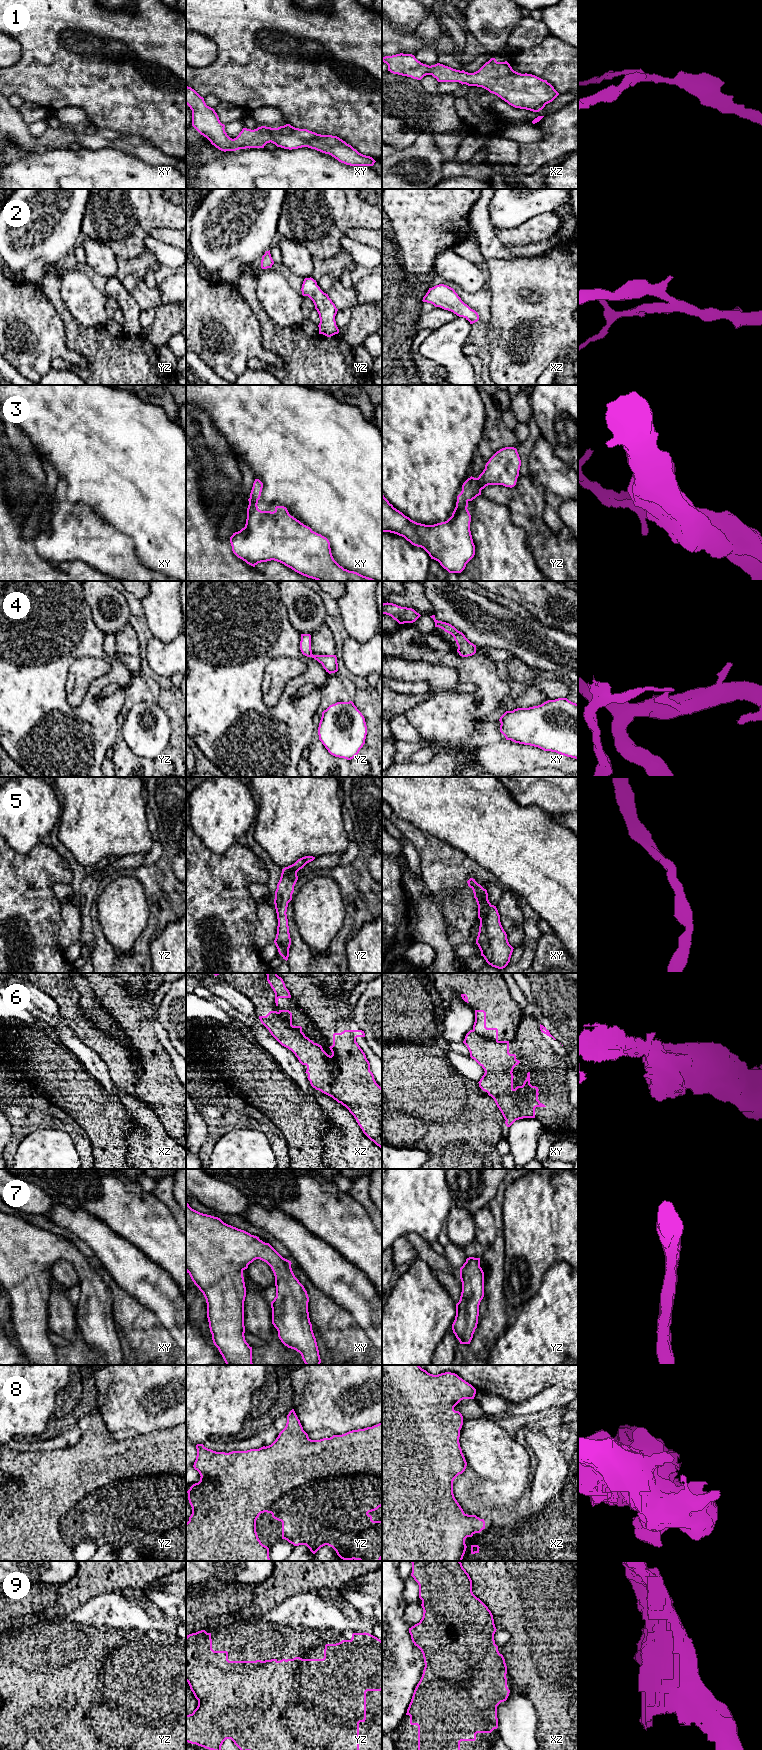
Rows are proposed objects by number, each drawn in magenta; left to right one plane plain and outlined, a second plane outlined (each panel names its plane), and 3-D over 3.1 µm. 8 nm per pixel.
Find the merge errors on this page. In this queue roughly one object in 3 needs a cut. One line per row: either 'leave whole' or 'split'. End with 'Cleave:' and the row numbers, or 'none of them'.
1: leave whole
2: leave whole
3: leave whole
4: split
5: leave whole
6: split
7: leave whole
8: leave whole
9: leave whole
Cleave: 4, 6

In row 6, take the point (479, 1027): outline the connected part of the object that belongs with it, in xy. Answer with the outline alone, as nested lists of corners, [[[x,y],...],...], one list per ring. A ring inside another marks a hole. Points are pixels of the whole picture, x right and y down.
[[[475,1010],[473,1031],[487,1039],[498,1041],[498,1029],[486,1027],[486,1012],[484,1010]]]

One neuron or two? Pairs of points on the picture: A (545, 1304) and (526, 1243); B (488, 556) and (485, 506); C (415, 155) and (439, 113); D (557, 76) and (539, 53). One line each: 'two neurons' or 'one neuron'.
A: two neurons
B: one neuron
C: two neurons
D: one neuron

